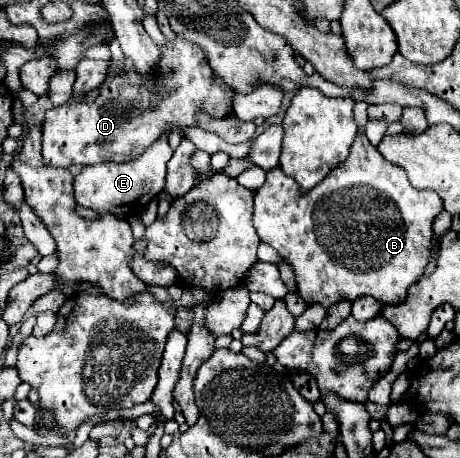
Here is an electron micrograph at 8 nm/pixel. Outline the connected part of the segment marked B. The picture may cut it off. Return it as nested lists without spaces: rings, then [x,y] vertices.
[[[358,133],[356,139],[354,139],[354,143],[352,143],[350,157],[348,157],[346,161],[342,161],[340,165],[336,165],[336,167],[326,175],[326,179],[324,179],[322,183],[318,183],[318,185],[316,185],[312,191],[308,191],[306,195],[300,195],[296,181],[294,181],[292,177],[284,175],[280,167],[270,169],[270,171],[266,173],[264,185],[262,185],[262,187],[256,191],[256,195],[254,195],[254,229],[256,229],[258,237],[260,237],[264,243],[268,243],[270,247],[274,247],[274,249],[294,267],[296,283],[298,283],[298,295],[300,295],[308,305],[320,303],[324,309],[328,309],[328,307],[332,307],[334,303],[340,303],[340,301],[356,301],[356,299],[362,297],[362,295],[370,295],[370,297],[374,297],[376,301],[386,303],[386,305],[398,305],[398,303],[404,301],[408,287],[414,285],[414,283],[422,277],[422,273],[424,273],[424,269],[426,269],[426,265],[428,265],[428,255],[430,255],[430,245],[432,245],[432,221],[436,219],[436,215],[438,215],[442,209],[444,209],[444,207],[442,207],[442,199],[438,197],[438,193],[434,193],[434,191],[420,191],[420,189],[412,187],[410,181],[408,181],[408,177],[406,177],[406,173],[404,173],[404,169],[398,167],[398,165],[394,165],[394,163],[390,163],[390,161],[386,161],[386,159],[378,153],[378,149],[376,149],[374,145],[370,145],[370,141],[366,139],[366,135],[364,135],[364,133]]]

